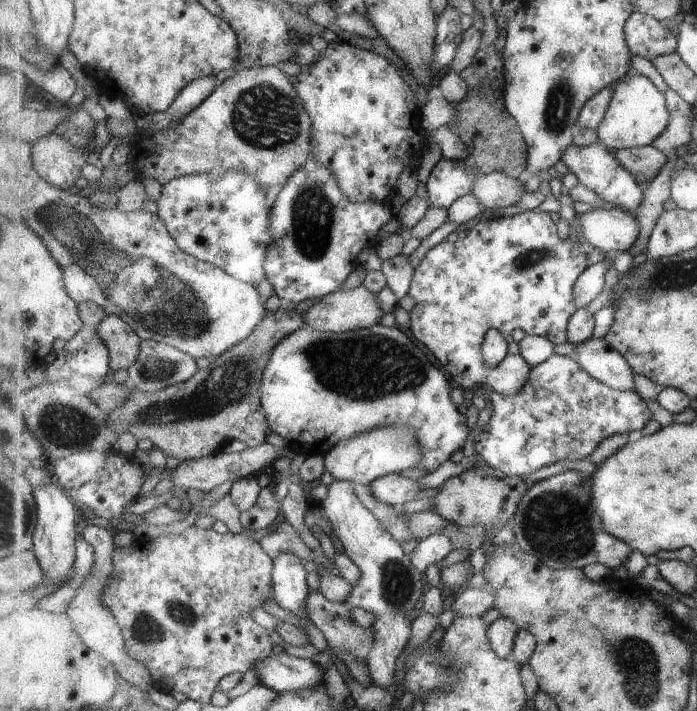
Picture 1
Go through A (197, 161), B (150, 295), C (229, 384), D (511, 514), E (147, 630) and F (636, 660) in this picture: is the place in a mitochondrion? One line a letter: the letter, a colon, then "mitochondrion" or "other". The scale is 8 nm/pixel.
A: other
B: mitochondrion
C: mitochondrion
D: mitochondrion
E: mitochondrion
F: mitochondrion

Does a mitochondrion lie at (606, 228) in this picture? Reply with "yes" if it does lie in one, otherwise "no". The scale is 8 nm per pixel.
no

